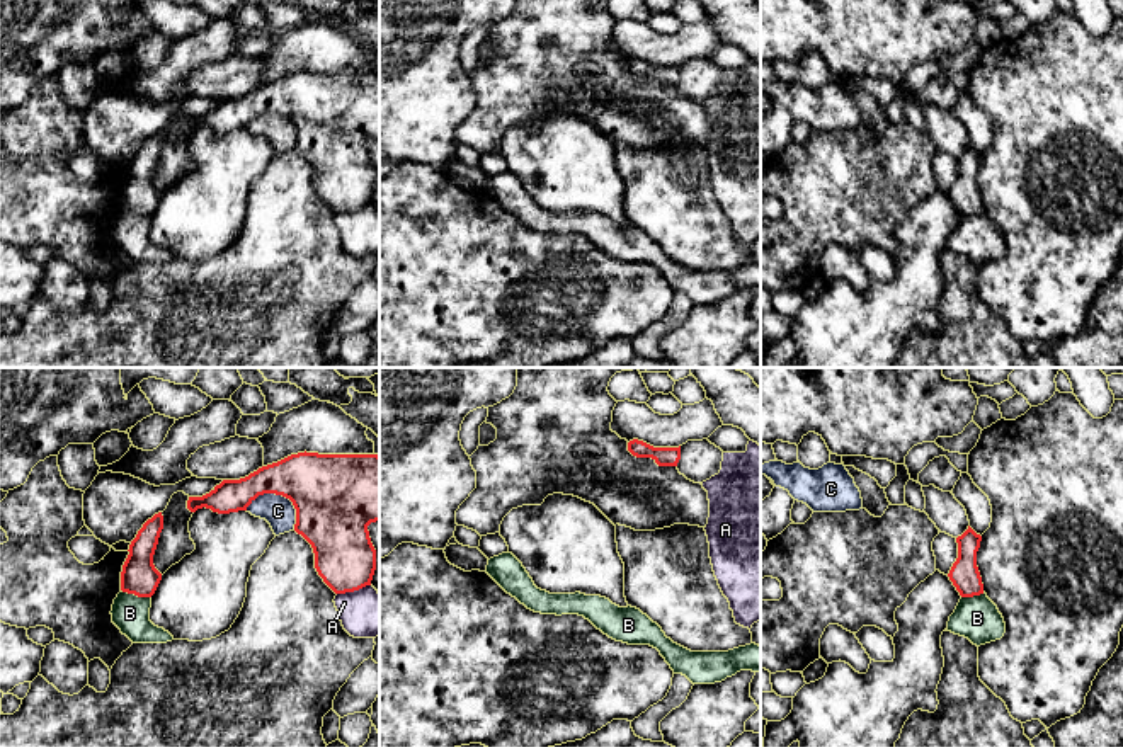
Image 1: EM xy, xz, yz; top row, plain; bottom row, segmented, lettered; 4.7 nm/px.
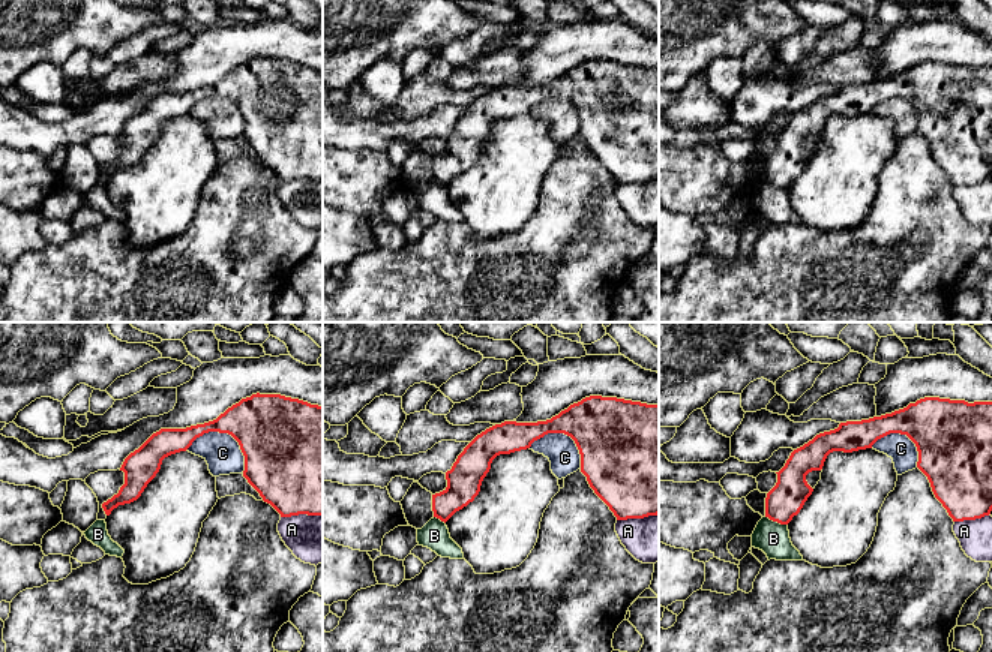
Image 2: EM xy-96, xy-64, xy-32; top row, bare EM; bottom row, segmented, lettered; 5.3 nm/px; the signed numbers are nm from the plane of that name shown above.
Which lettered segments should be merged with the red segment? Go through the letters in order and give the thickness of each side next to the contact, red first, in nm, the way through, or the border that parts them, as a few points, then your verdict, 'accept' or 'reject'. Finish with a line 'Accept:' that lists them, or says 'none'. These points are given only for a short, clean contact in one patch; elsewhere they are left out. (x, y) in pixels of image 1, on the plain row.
A: 280 nm thick on the red side, 240 nm on the other; border along xy (370, 203), (337, 213); reject
B: 170 nm thick on the red side, 180 nm on the other; reject
C: 380 nm thick on the red side, 150 nm on the other; reject
Accept: none

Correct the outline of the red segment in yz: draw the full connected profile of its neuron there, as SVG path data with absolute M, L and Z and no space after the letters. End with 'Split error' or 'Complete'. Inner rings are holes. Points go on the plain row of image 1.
M970 145L956 157L958 177L953 182L948 196L960 211L961 216L973 216L983 213L982 196L977 185L977 170L980 167L982 155Z. Complete

